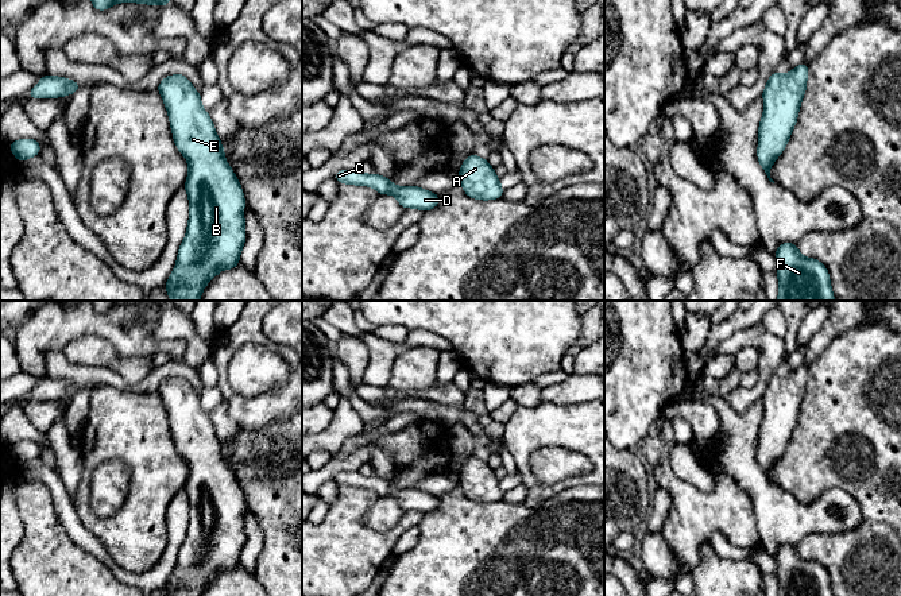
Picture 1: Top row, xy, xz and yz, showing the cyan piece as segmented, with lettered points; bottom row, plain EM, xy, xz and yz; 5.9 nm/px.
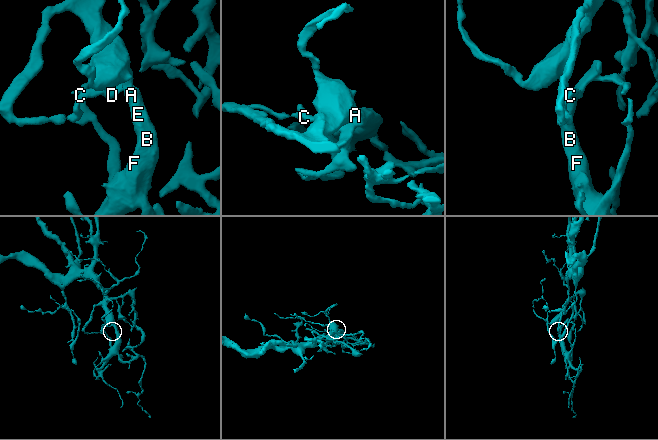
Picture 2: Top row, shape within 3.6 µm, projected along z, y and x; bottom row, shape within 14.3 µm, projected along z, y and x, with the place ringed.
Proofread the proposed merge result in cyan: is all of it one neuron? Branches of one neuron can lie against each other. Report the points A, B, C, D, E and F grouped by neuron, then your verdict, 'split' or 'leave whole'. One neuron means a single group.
A B C D E F | leave whole

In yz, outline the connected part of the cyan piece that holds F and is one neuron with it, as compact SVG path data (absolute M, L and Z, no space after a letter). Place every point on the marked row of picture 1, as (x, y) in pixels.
M781 243L777 260L777 301L835 301L827 267L815 258L804 258L797 244Z

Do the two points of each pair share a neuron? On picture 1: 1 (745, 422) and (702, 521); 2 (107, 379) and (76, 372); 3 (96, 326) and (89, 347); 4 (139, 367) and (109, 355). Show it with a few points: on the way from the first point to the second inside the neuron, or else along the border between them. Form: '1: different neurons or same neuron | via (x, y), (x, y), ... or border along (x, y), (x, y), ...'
1: different neurons | border along (720, 440), (720, 467), (747, 491)
2: same neuron | via (99, 376), (84, 375)
3: different neurons | border along (64, 347), (84, 335), (97, 335), (119, 355)
4: same neuron | via (132, 367), (124, 367), (116, 362)

